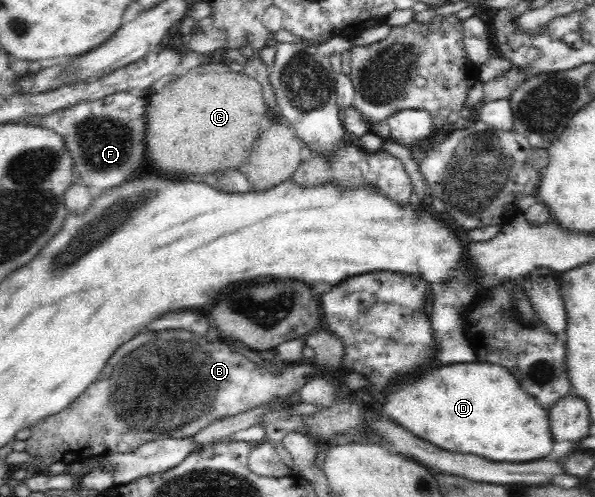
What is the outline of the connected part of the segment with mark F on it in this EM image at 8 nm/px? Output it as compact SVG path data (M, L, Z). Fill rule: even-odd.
M117 92L105 95L101 99L93 101L81 101L71 107L61 107L47 115L29 115L29 119L21 123L32 123L33 125L46 127L55 133L62 135L66 141L67 149L70 151L74 163L74 176L88 187L99 187L108 189L122 184L133 172L139 163L146 157L145 147L145 113L148 106L147 98L134 97L128 92Z

